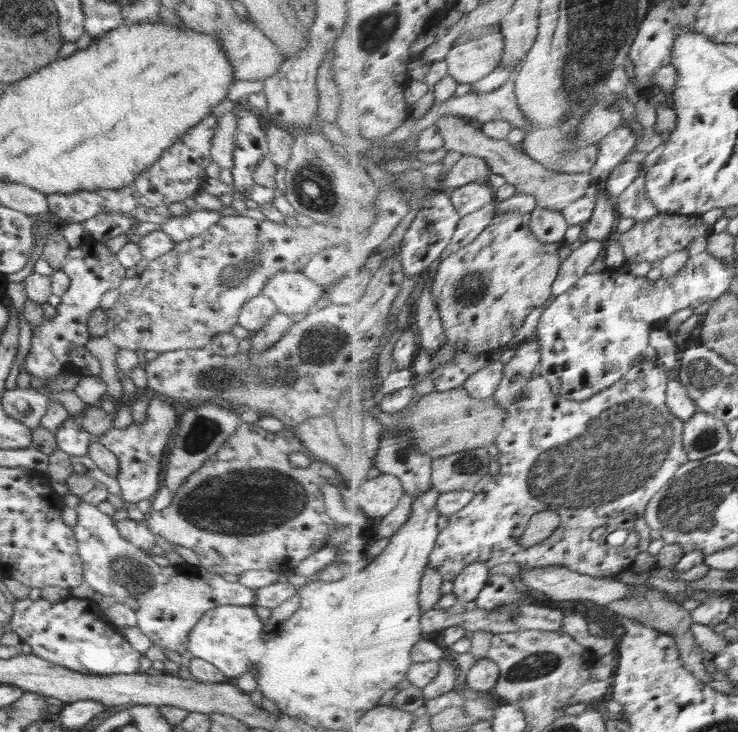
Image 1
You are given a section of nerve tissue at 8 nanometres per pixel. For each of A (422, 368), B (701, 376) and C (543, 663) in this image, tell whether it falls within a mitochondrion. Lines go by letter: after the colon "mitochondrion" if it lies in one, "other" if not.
A: other
B: mitochondrion
C: mitochondrion

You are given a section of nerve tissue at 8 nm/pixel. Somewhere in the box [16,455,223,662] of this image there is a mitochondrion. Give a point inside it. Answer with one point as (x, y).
(131, 576)

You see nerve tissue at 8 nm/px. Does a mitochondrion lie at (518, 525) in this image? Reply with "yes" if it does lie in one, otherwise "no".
no

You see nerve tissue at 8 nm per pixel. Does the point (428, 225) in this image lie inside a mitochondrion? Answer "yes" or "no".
no

